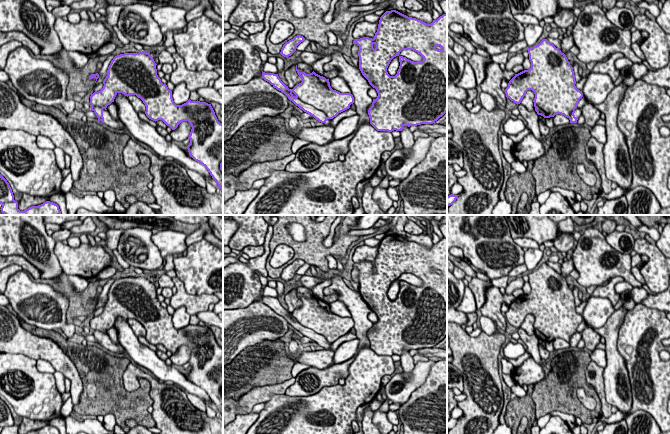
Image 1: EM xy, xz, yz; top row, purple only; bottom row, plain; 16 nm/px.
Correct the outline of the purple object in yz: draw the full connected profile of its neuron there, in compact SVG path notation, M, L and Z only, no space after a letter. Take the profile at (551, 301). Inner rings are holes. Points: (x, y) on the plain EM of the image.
M543 263L538 269L534 269L527 274L531 292L515 298L504 315L506 321L518 329L526 316L532 314L535 318L534 331L538 339L550 342L556 338L561 338L567 341L570 347L577 347L578 342L582 338L577 328L583 321L583 317L575 310L573 291L570 289L566 279L547 263Z

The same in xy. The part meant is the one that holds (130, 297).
M144 275L115 280L108 291L103 312L90 320L91 334L96 338L98 345L114 353L126 353L123 346L114 343L106 333L114 326L116 319L122 317L127 321L136 319L145 328L145 338L149 343L155 346L162 344L172 354L175 354L181 346L188 345L192 351L188 361L190 368L186 371L189 379L208 394L223 416L223 348L218 345L211 328L189 323L182 329L176 329L172 315L158 301L156 289L151 279Z

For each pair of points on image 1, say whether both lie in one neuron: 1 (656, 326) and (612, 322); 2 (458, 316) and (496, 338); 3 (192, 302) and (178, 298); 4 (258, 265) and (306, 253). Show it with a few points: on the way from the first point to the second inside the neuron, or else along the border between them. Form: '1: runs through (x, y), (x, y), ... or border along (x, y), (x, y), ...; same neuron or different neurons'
1: border along (628, 311), (620, 327), (616, 346); different neurons
2: border along (457, 323), (460, 325); different neurons
3: runs through (189, 301), (181, 298); same neuron
4: border along (271, 240), (266, 262), (267, 275); different neurons

